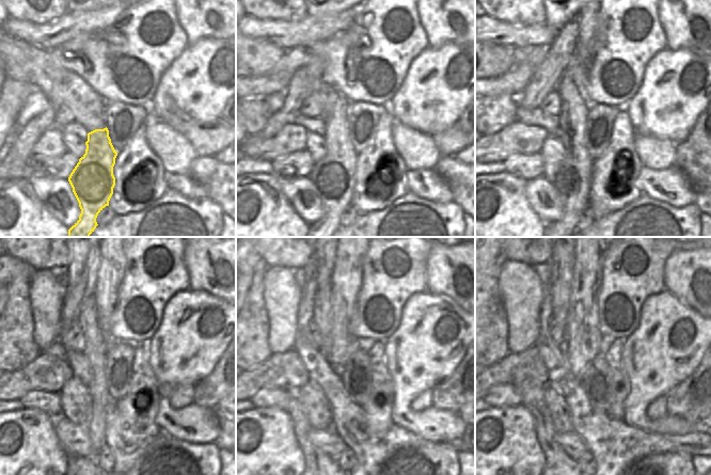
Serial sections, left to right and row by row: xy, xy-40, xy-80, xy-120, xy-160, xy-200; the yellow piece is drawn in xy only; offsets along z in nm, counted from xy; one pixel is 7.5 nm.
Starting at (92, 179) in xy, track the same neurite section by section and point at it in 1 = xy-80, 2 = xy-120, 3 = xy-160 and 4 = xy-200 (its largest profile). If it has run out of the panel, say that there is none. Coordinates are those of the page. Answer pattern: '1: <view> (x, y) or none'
1: xy-80 (573, 178)
2: xy-120 (95, 350)
3: xy-160 (322, 315)
4: xy-200 (562, 262)

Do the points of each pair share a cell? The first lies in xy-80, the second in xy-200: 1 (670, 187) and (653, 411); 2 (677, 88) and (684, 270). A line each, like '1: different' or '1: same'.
1: different
2: different

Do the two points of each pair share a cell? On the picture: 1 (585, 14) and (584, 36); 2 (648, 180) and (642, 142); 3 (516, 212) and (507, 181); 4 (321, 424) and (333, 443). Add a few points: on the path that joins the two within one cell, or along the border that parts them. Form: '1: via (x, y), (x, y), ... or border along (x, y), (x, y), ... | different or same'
1: via (585, 19), (585, 31) | same
2: border along (643, 164), (650, 169), (672, 167) | different
3: via (508, 205), (507, 189) | same
4: border along (312, 427), (331, 429) | different

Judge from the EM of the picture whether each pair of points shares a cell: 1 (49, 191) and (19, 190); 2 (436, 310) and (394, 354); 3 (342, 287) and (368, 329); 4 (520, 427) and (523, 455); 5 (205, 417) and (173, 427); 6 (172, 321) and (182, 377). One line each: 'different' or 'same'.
1: different
2: same
3: different
4: same
5: same
6: same

